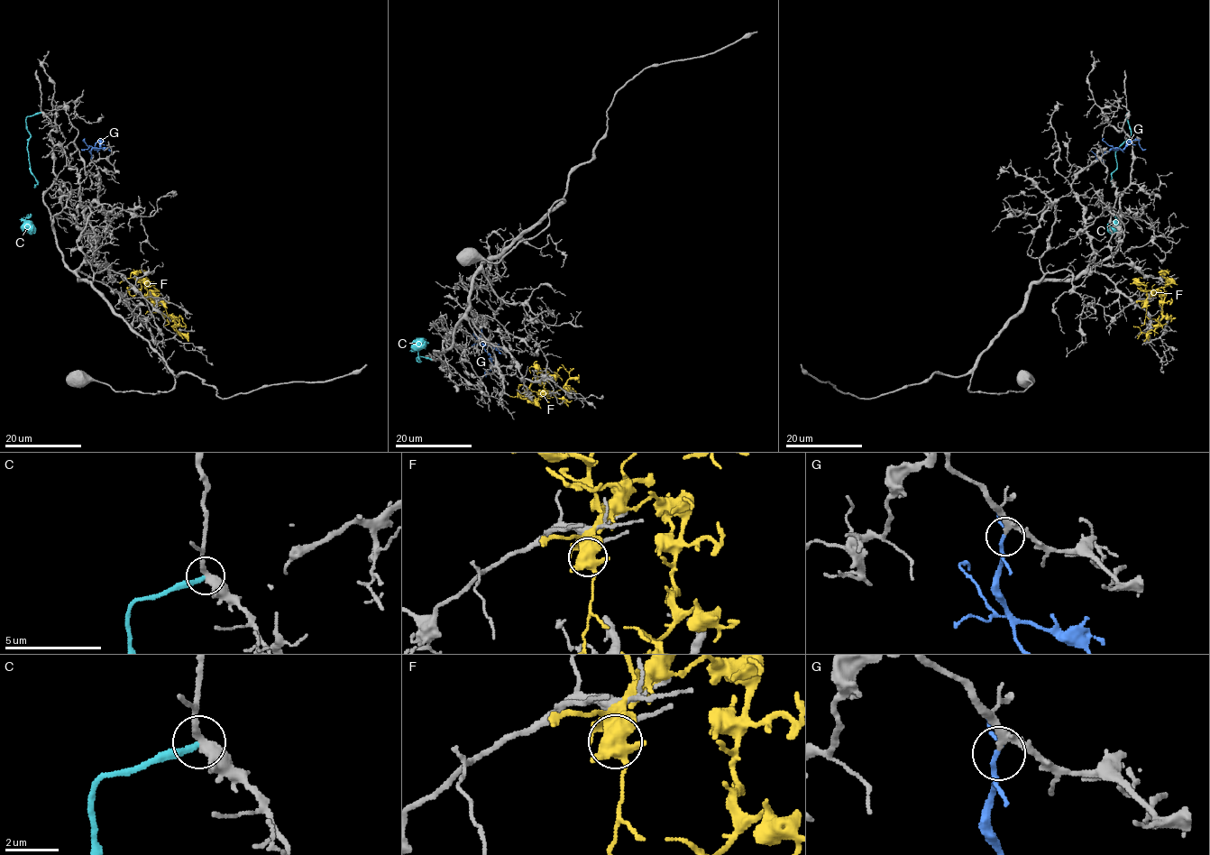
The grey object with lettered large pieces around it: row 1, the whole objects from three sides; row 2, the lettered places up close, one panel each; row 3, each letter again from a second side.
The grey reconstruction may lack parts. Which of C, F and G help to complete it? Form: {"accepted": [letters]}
{"accepted": ["G"]}

